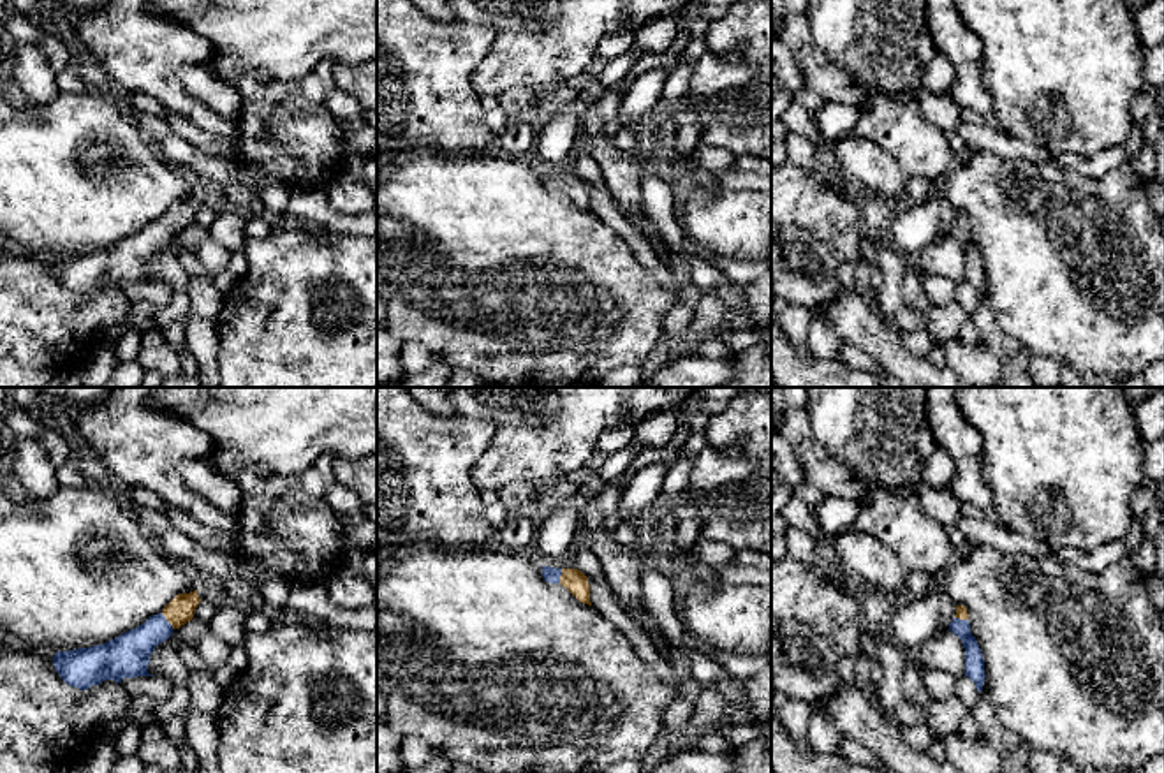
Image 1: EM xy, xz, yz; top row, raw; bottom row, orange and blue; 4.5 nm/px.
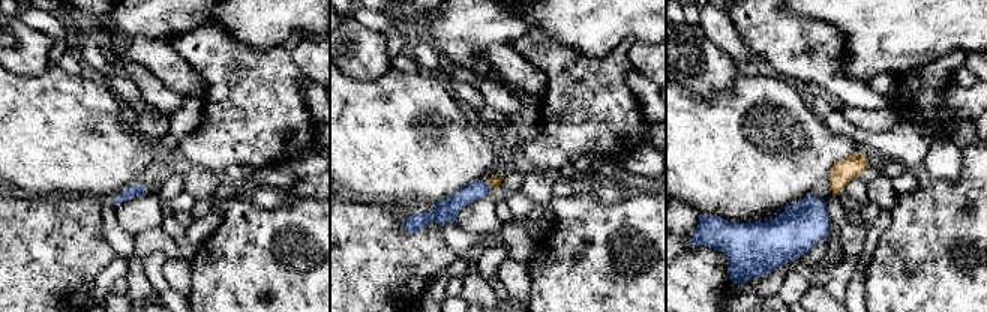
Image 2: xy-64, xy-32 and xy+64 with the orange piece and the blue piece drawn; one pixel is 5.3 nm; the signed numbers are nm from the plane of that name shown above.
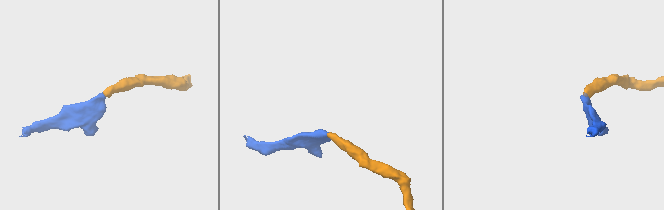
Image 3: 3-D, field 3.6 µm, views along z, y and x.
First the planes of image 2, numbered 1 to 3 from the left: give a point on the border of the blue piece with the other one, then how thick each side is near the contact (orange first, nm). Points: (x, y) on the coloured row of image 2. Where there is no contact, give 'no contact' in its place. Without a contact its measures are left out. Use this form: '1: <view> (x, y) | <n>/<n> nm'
1: no contact
2: xy-32 (491, 188) | 60/110 nm
3: no contact

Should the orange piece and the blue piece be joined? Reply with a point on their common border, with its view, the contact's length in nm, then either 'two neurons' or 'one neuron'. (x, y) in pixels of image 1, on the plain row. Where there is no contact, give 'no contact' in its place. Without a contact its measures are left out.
contact xy (168, 226); length 100 nm; one neuron

